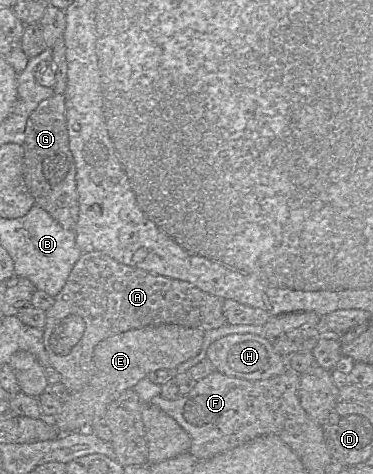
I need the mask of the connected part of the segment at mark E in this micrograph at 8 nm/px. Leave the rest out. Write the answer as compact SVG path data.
M162 324L133 329L118 333L100 341L93 351L94 372L90 381L79 391L70 392L62 402L59 411L50 418L60 433L78 432L84 427L91 427L96 419L105 415L108 405L123 392L132 389L141 379L157 370L172 370L183 362L197 356L201 350L204 338L201 329L188 328L176 324Z

